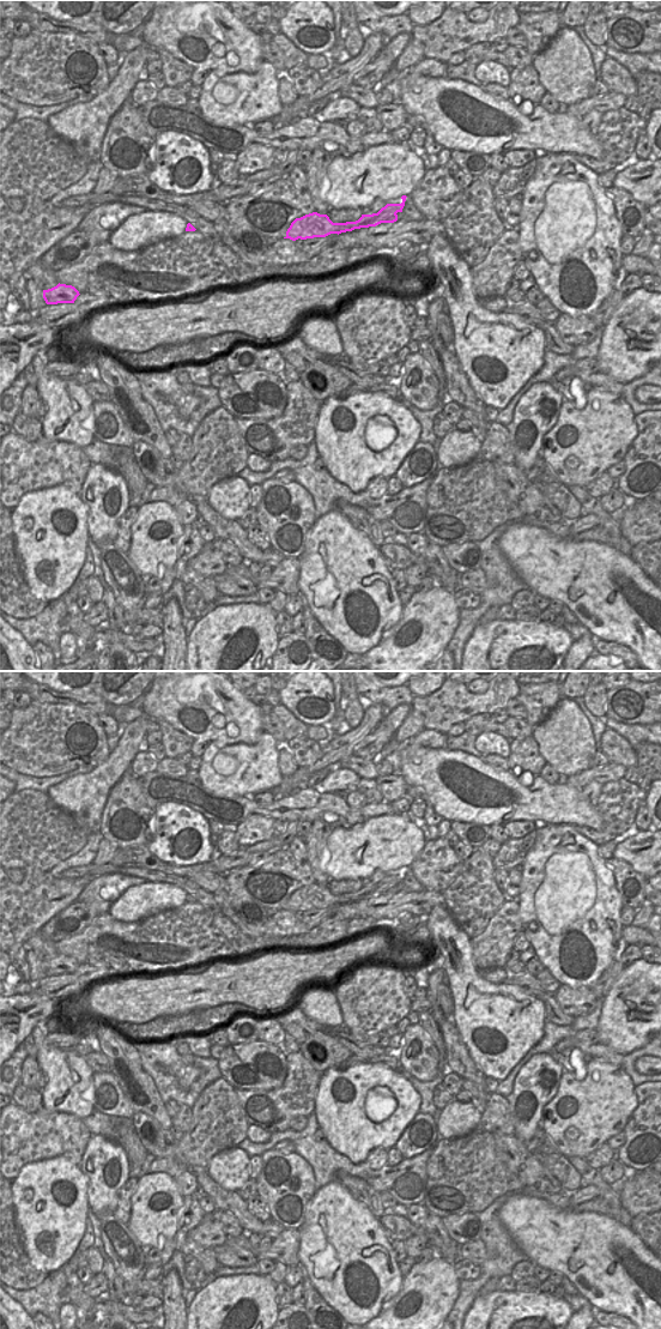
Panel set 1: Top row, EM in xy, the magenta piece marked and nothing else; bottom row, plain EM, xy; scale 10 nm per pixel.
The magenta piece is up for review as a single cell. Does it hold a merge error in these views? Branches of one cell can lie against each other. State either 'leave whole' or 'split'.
split

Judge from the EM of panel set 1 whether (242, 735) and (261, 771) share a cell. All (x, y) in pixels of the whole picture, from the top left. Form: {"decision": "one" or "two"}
{"decision": "two"}

